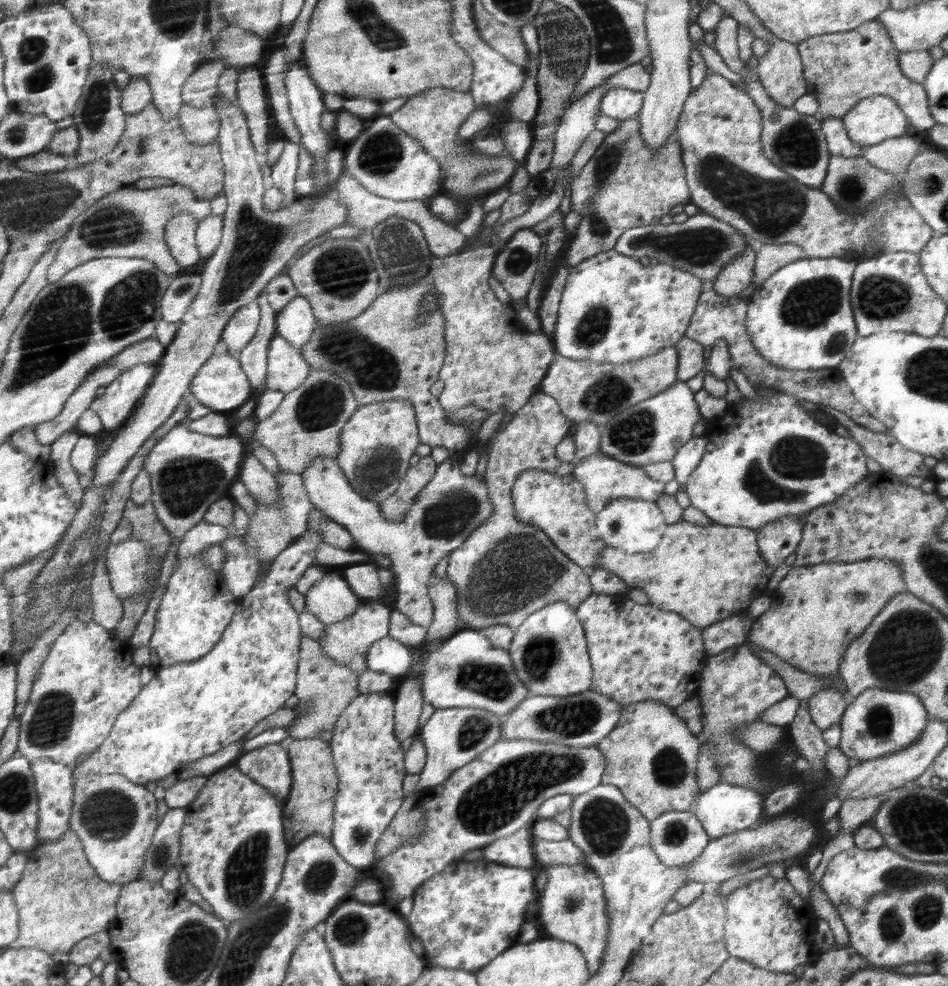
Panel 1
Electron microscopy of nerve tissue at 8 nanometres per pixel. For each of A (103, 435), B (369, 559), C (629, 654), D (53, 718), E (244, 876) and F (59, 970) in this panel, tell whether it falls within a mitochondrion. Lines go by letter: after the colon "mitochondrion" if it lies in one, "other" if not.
A: other
B: other
C: other
D: mitochondrion
E: mitochondrion
F: other

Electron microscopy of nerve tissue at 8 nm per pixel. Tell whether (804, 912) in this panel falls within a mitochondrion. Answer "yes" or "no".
no

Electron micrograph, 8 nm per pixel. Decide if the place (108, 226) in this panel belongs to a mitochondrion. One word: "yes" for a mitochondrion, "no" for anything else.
yes

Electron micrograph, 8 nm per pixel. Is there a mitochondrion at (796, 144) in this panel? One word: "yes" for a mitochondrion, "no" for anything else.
yes

